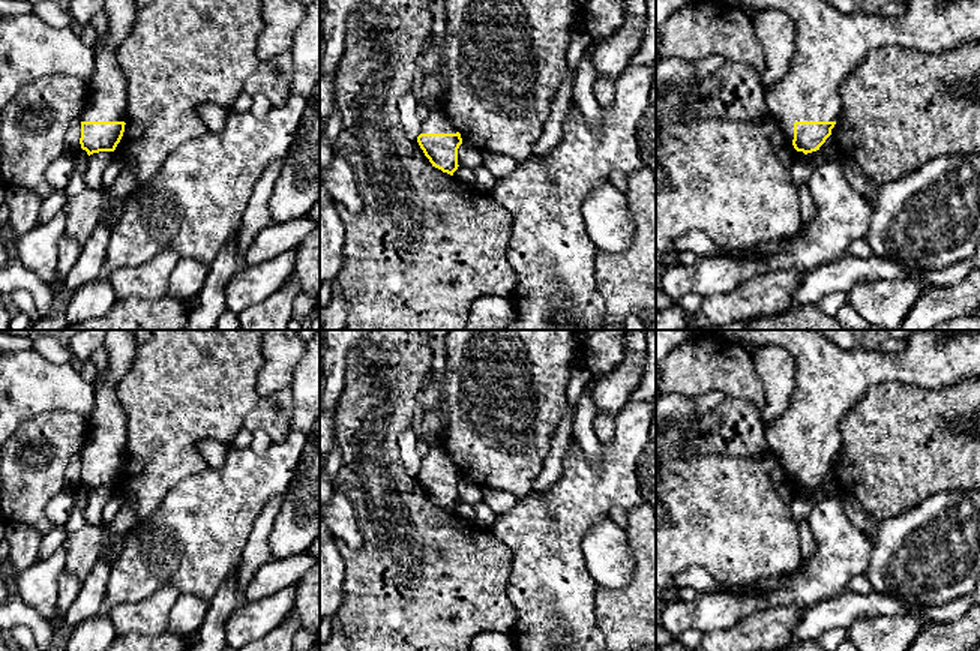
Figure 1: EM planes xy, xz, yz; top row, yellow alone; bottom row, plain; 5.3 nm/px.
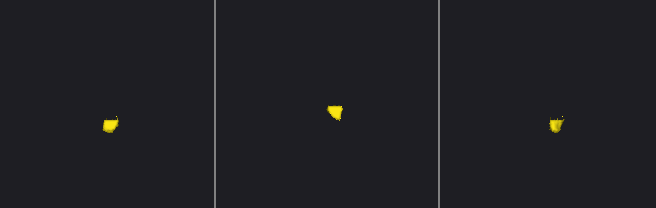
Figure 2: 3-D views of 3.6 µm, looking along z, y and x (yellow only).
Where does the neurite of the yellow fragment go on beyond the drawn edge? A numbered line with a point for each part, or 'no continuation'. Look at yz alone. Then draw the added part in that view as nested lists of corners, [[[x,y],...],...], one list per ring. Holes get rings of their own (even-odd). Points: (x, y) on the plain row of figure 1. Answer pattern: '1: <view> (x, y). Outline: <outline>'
1: yz (830, 380). Outline: [[[713,330],[729,340],[755,346],[777,345],[795,360],[798,386],[788,410],[765,426],[768,448],[794,476],[795,458],[837,458],[842,446],[839,422],[872,386],[899,381],[936,390],[980,378],[980,330],[918,330],[905,340],[906,348],[885,354],[869,346],[840,350],[818,330]]]

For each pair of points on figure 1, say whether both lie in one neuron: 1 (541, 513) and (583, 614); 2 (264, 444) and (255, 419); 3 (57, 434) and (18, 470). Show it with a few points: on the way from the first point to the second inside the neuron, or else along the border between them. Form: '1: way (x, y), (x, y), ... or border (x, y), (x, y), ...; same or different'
1: way (545, 539), (548, 579), (557, 588); same
2: border (252, 431), (261, 429), (273, 441); different
3: way (54, 446), (45, 449), (30, 464); same

